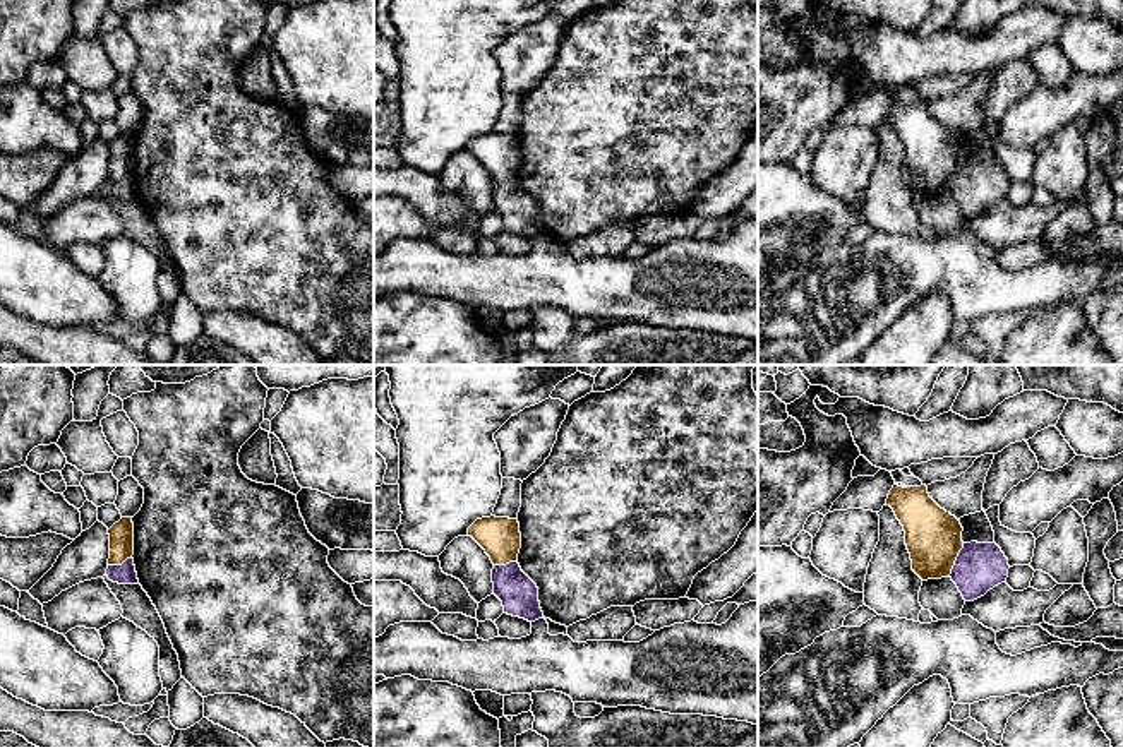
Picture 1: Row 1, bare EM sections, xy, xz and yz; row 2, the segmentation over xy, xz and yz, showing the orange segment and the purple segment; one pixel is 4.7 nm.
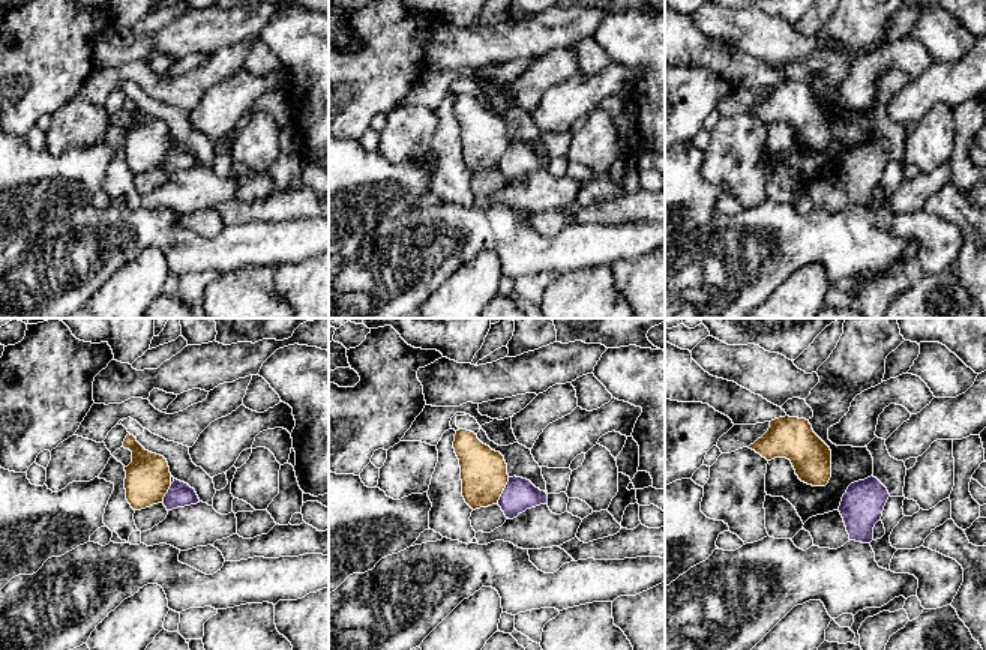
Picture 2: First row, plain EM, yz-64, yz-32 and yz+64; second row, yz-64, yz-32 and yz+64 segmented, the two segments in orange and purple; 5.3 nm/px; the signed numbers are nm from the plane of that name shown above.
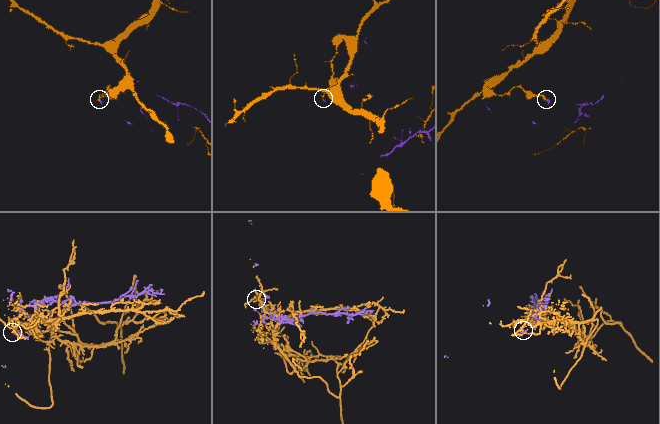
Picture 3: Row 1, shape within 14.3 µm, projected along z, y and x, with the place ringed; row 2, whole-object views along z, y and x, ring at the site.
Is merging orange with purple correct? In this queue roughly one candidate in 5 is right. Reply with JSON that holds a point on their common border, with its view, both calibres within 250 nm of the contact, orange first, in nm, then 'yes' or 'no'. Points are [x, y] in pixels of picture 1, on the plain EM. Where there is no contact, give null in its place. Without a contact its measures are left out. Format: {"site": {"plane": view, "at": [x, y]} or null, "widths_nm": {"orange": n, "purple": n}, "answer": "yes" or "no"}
{"site": {"plane": "yz", "at": [955, 175]}, "widths_nm": {"orange": 260, "purple": 220}, "answer": "no"}

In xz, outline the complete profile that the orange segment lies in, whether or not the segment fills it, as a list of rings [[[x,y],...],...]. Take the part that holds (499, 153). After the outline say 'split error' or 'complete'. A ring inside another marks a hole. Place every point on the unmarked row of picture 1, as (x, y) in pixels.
[[[482,134],[468,144],[471,152],[490,173],[494,182],[506,182],[518,176],[521,149],[518,135]]] | complete

